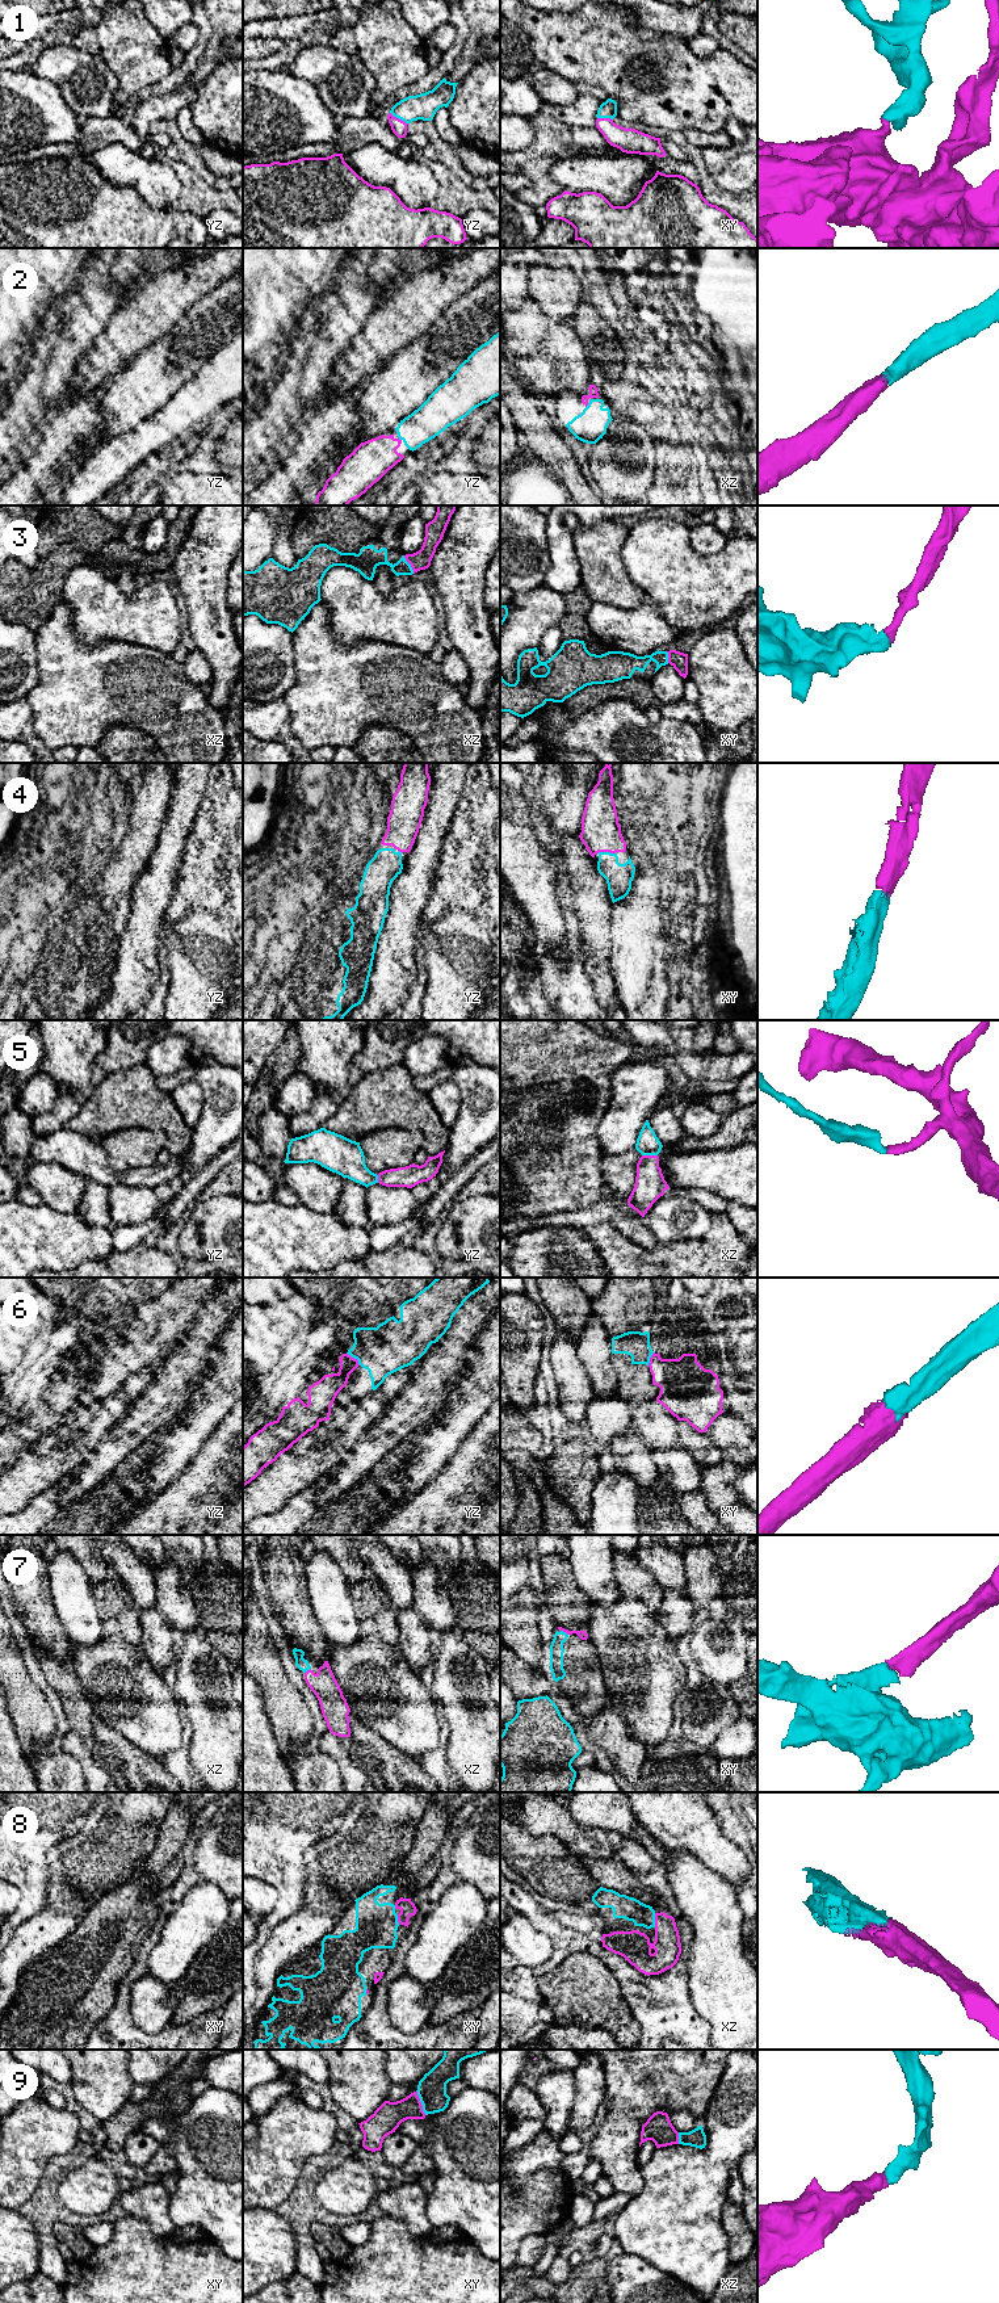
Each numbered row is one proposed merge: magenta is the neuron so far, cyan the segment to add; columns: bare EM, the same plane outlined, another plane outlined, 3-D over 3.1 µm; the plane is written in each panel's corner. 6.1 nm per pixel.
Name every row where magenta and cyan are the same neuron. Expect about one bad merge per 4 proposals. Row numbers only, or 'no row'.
1, 2, 3, 4, 5, 7, 8, 9

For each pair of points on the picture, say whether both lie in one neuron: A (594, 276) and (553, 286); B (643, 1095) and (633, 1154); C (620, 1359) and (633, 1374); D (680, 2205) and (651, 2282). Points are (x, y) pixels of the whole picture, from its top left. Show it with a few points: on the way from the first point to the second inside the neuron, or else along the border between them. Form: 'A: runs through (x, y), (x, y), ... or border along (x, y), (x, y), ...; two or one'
A: border along (582, 294), (578, 309), (570, 322); two
B: border along (634, 1146), (620, 1154), (604, 1153); two
C: runs through (624, 1363), (630, 1370); one
D: border along (629, 2255), (637, 2255), (684, 2283); two

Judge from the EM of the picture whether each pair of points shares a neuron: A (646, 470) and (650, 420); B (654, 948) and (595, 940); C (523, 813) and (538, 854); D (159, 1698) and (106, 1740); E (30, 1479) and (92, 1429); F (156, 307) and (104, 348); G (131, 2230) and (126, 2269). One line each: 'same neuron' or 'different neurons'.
A: different neurons
B: different neurons
C: same neuron
D: different neurons
E: same neuron
F: same neuron
G: same neuron

